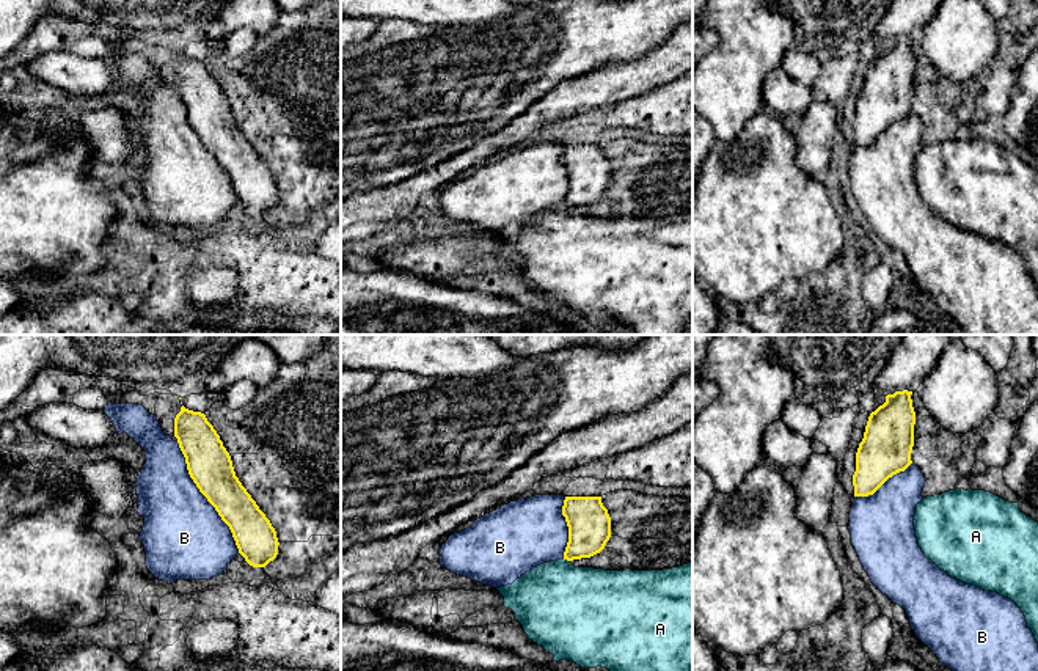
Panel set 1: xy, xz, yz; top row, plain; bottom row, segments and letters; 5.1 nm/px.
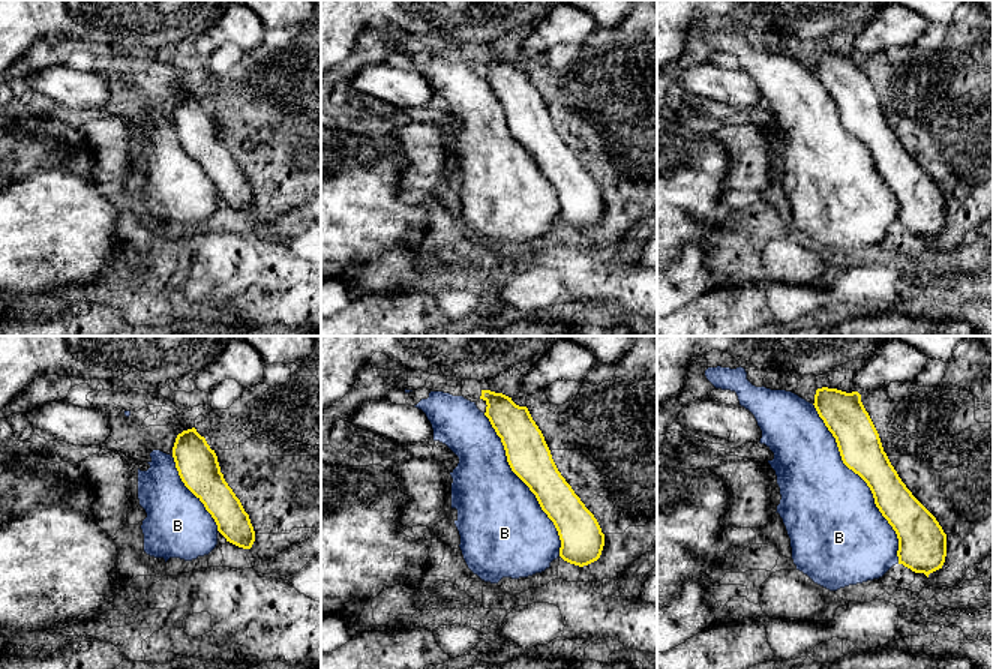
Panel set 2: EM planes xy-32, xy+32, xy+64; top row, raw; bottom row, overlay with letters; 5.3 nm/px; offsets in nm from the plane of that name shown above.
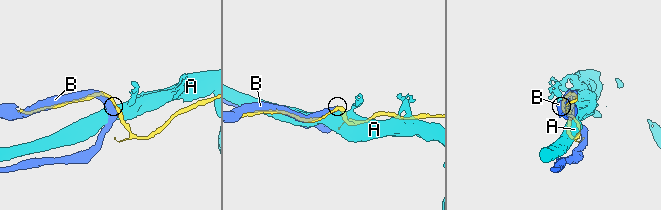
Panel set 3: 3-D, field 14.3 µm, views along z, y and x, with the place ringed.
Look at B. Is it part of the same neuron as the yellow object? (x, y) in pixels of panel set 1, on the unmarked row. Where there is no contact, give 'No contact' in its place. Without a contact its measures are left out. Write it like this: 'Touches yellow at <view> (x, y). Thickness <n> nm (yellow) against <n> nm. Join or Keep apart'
Touches yellow at xy (204, 143). Thickness 220 nm (yellow) against 420 nm. Join

